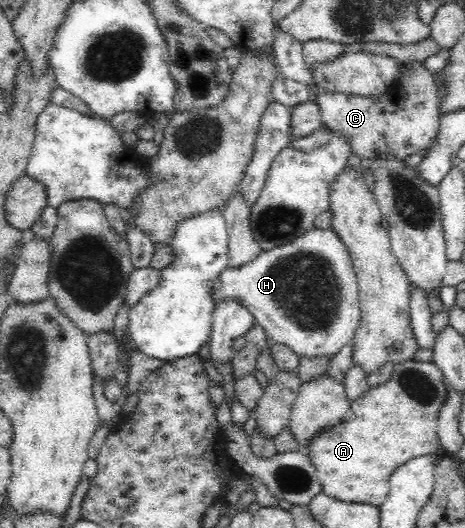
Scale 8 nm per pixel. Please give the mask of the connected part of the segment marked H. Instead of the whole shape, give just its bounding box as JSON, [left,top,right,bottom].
[212,228,360,358]

